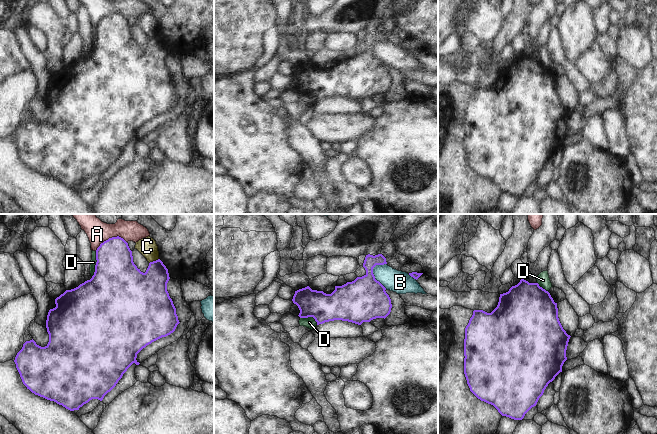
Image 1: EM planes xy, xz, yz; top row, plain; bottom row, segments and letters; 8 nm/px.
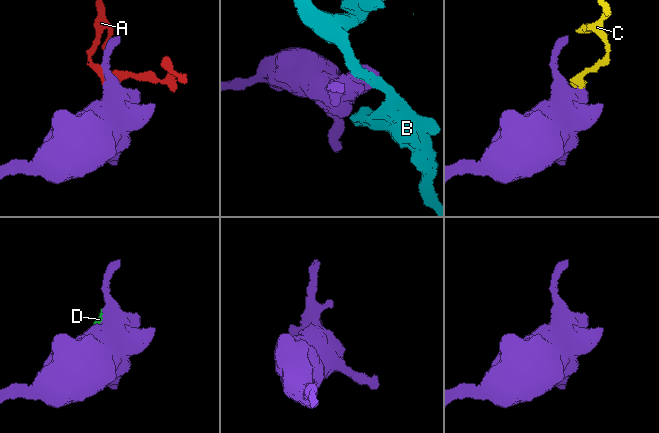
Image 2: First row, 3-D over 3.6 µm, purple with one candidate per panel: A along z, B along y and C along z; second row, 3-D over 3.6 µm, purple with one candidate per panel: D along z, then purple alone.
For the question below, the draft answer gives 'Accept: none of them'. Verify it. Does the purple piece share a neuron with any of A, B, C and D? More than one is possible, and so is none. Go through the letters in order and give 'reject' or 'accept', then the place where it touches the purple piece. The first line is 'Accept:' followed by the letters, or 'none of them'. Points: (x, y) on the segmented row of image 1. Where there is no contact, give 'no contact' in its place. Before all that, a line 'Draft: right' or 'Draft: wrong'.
Draft: right
Accept: none of them
A: reject; meets purple in xy at (110, 238)
B: reject; meets purple in xz at (374, 277)
C: reject; meets purple in xy at (153, 261)
D: reject; meets purple in xy at (96, 264)

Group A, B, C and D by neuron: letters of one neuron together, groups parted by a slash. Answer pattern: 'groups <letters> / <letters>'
groups A D / B / C

